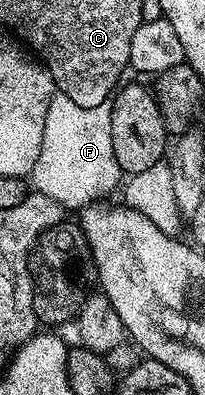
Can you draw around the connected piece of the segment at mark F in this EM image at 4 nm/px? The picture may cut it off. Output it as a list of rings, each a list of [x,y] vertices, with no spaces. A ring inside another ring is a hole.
[[[62,94],[51,97],[49,114],[45,114],[45,134],[41,138],[41,154],[37,154],[37,162],[29,173],[29,184],[34,191],[45,198],[53,198],[64,210],[81,210],[88,204],[102,201],[106,192],[120,187],[121,173],[117,166],[117,158],[113,154],[113,138],[111,137],[111,104],[99,106],[77,106],[73,98]]]

